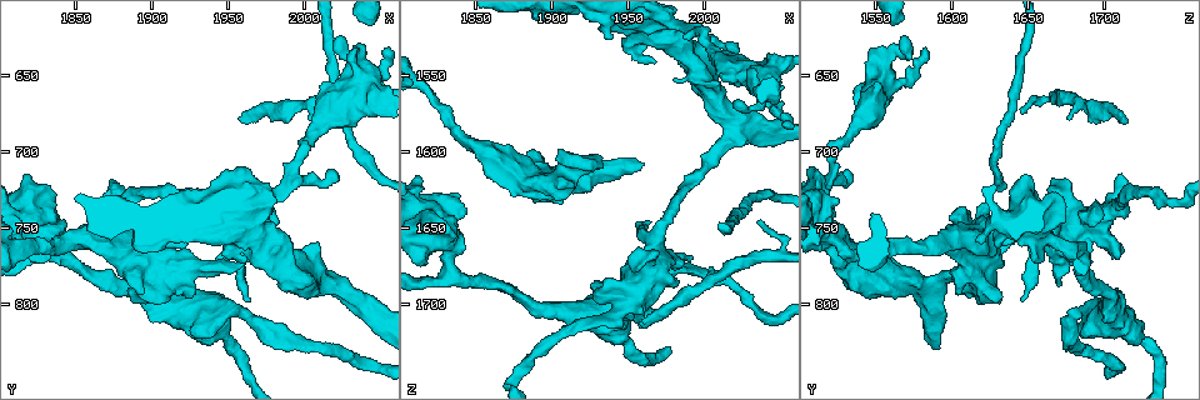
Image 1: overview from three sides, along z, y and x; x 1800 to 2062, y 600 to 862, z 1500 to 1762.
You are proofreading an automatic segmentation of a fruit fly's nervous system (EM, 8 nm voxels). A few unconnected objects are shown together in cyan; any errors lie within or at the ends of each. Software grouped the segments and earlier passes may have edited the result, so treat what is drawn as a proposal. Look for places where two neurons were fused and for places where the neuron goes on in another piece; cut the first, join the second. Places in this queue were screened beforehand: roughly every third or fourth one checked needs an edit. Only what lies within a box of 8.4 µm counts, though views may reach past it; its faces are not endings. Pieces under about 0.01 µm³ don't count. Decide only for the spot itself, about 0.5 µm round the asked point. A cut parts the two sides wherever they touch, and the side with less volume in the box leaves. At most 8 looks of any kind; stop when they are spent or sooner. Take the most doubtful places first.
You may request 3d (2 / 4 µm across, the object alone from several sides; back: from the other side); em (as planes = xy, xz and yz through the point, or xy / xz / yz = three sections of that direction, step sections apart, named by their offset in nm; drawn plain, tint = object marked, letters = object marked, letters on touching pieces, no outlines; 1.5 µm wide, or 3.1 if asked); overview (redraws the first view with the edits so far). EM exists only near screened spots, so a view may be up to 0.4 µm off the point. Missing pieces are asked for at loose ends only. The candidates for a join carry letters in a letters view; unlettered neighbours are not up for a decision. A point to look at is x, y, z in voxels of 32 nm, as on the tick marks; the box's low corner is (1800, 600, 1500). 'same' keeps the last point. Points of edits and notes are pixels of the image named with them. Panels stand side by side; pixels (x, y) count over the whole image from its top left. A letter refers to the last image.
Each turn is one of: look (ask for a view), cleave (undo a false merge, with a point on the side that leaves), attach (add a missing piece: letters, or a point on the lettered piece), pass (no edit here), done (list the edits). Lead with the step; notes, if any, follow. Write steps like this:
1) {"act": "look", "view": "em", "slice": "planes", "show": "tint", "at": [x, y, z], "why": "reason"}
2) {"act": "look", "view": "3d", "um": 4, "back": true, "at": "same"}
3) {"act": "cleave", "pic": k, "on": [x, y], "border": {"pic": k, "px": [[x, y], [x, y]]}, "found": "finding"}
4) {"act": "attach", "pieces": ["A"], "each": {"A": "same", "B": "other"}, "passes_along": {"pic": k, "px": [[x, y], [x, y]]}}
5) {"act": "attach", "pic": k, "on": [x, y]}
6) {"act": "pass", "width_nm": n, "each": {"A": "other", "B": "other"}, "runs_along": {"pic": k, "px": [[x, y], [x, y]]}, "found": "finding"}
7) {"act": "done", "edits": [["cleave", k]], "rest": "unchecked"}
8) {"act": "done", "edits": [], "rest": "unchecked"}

{"act": "look", "view": "em", "slice": "planes", "show": "letters", "at": [1958, 774, 1608], "why": "an open end"}

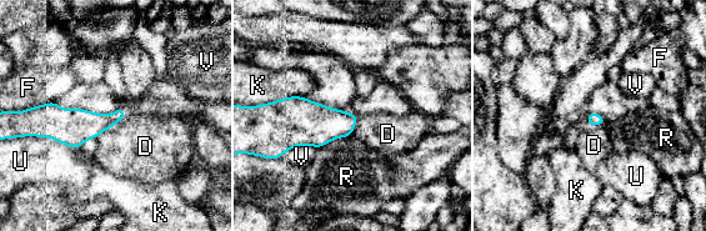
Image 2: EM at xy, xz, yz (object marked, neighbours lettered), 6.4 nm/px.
{"act": "pass", "each": {"D": "other", "F": "other", "K": "other", "R": "other", "U": "other", "V": "other"}, "border": {"pic": 2, "px": [[126, 115], [104, 130], [96, 139]]}, "found": "no lettered piece goes on from it"}

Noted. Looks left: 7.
{"act": "look", "view": "em", "slice": "planes", "show": "letters", "at": [1840, 756, 1626], "why": "an open end"}

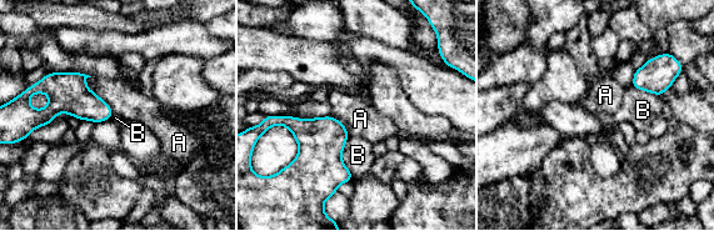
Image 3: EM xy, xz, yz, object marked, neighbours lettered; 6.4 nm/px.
{"act": "pass", "each": {"A": "other", "B": "other"}, "found": "no lettered piece goes on from it"}

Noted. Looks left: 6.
{"act": "look", "view": "em", "slice": "planes", "show": "letters", "at": [1940, 772, 1692], "why": "branch stops here"}

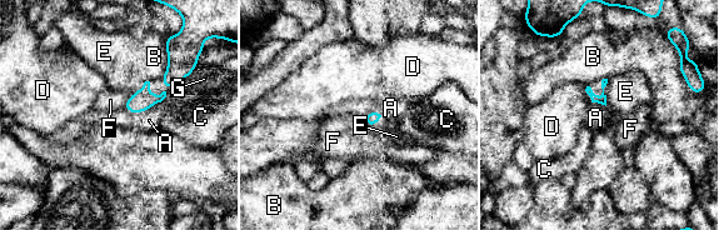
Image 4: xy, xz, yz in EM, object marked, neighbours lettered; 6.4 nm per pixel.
{"act": "pass", "each": {"A": "other", "B": "other", "C": "other", "D": "other", "E": "other", "F": "other", "G": "other"}, "runs_along": {"pic": 4, "px": [[181, 73], [158, 99], [128, 105]]}, "found": "no lettered piece goes on from it"}

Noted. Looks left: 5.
{"act": "done", "edits": [], "rest": "unchecked"}

